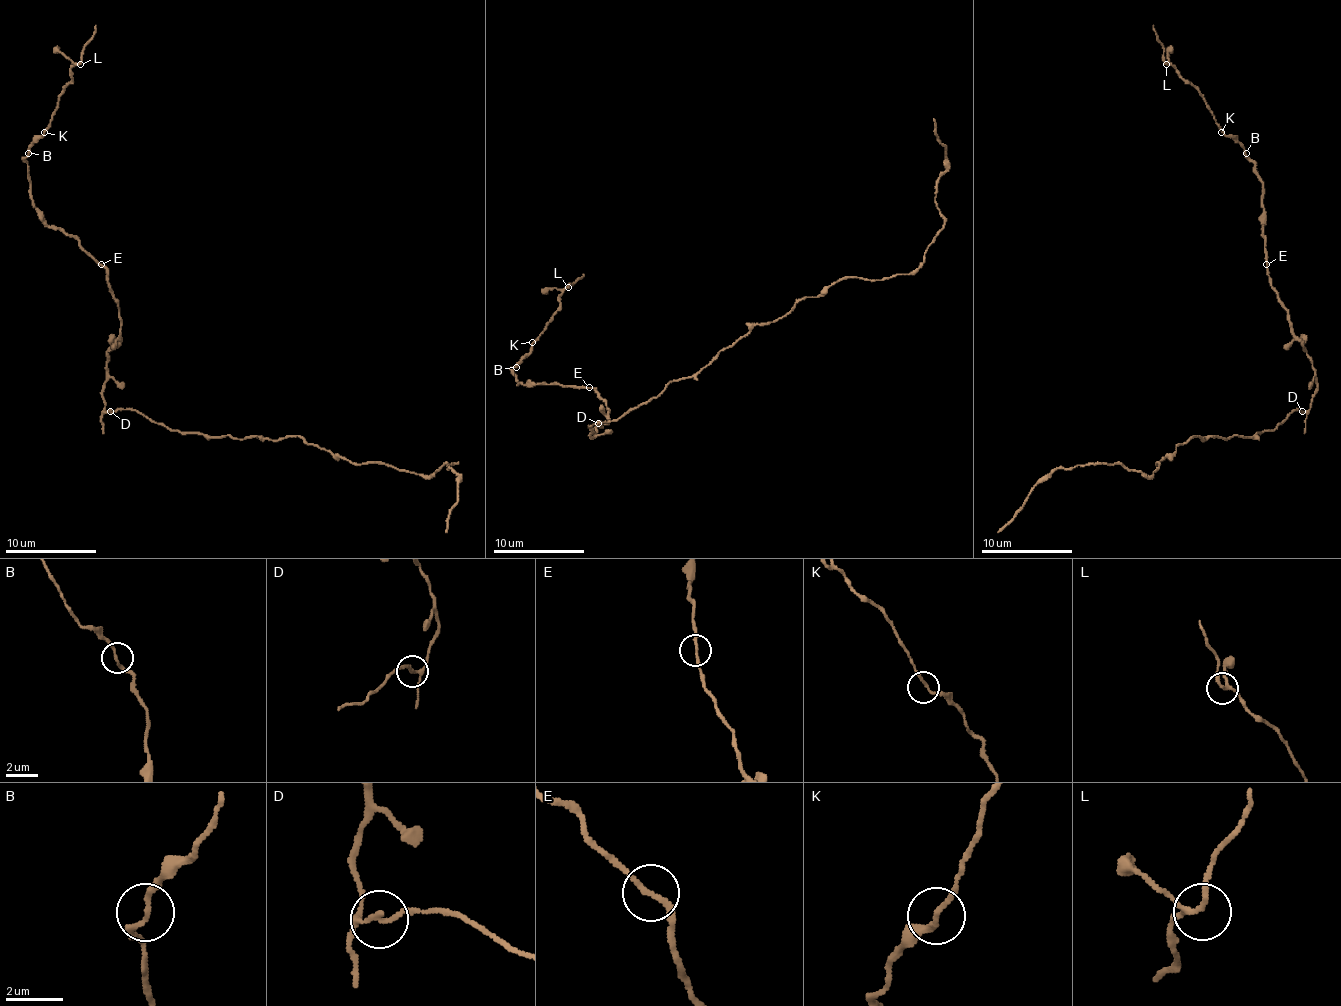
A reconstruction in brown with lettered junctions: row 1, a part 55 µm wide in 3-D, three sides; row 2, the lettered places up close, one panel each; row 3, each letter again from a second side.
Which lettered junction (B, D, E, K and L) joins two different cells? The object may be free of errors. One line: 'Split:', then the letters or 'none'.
Split: D

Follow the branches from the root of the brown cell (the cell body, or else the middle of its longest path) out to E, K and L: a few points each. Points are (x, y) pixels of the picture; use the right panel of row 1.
E: (1291, 412), (1309, 407), (1316, 369), (1293, 332), (1266, 264)
K: (1291, 412), (1309, 407), (1316, 369), (1271, 285), (1261, 178), (1246, 151), (1221, 132)
L: (1291, 412), (1309, 407), (1316, 369), (1271, 285), (1261, 178), (1246, 151), (1223, 132), (1205, 98), (1166, 64)

